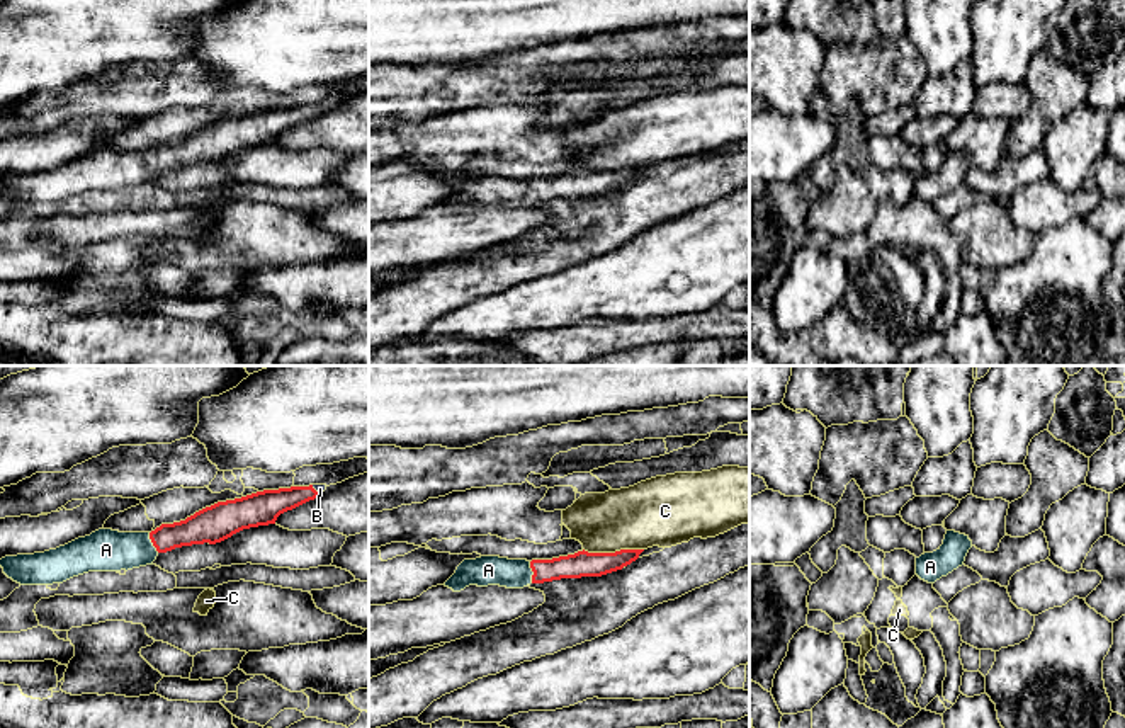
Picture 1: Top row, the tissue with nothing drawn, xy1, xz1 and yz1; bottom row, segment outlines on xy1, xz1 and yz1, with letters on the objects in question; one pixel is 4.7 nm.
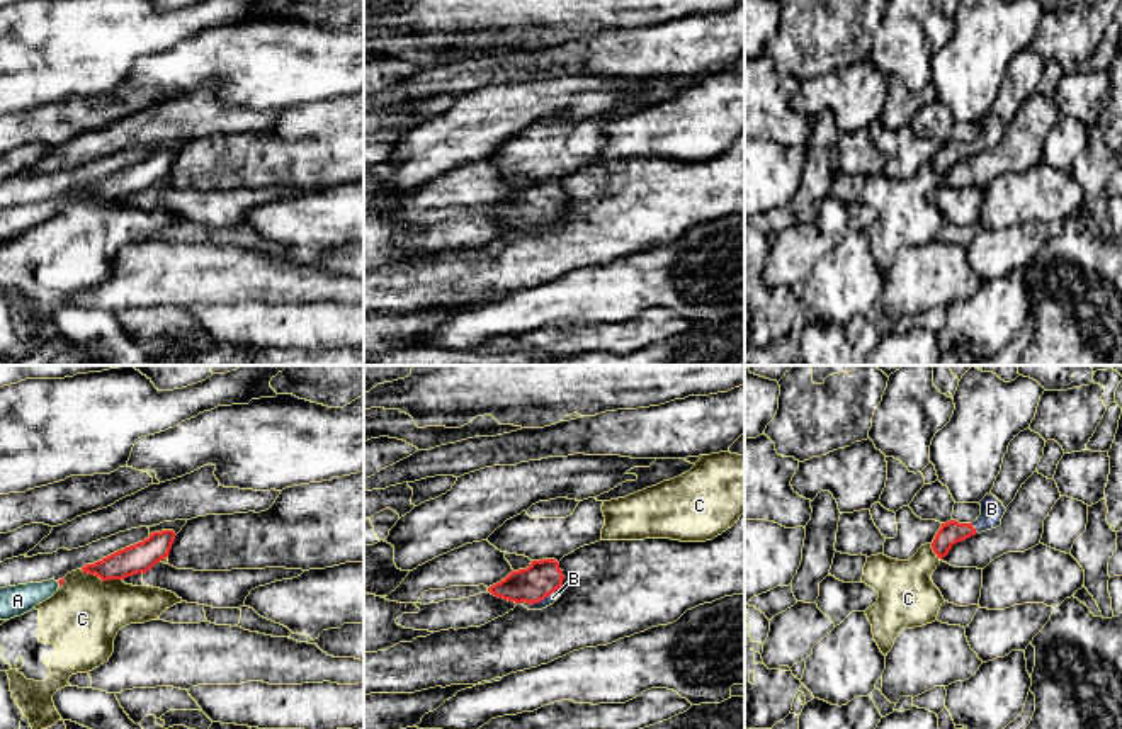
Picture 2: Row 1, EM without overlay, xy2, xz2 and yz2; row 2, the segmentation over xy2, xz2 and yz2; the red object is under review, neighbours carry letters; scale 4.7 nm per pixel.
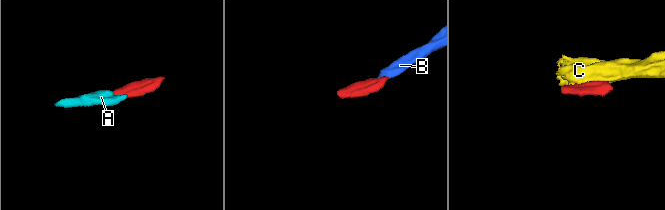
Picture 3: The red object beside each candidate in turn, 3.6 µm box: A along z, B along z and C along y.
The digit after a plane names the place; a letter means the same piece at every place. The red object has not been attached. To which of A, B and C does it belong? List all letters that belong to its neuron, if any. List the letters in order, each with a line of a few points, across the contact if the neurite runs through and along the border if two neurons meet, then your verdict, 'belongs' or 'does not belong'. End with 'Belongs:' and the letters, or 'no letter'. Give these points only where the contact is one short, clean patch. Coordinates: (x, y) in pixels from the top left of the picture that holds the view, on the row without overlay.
A: line xz1 (582, 182), (532, 189), (488, 189); belongs
B: line xz2 (531, 204), (539, 220), (553, 216); belongs
C: does not belong
Belongs: A, B

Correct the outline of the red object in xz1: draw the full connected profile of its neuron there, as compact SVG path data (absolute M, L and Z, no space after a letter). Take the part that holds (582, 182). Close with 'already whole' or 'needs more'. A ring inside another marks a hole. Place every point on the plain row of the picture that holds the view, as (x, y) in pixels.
M583 168L568 175L532 180L481 175L476 179L464 179L444 204L454 211L461 211L469 204L523 208L530 202L561 197L602 196L630 184L642 170L644 168L588 172Z; needs more

